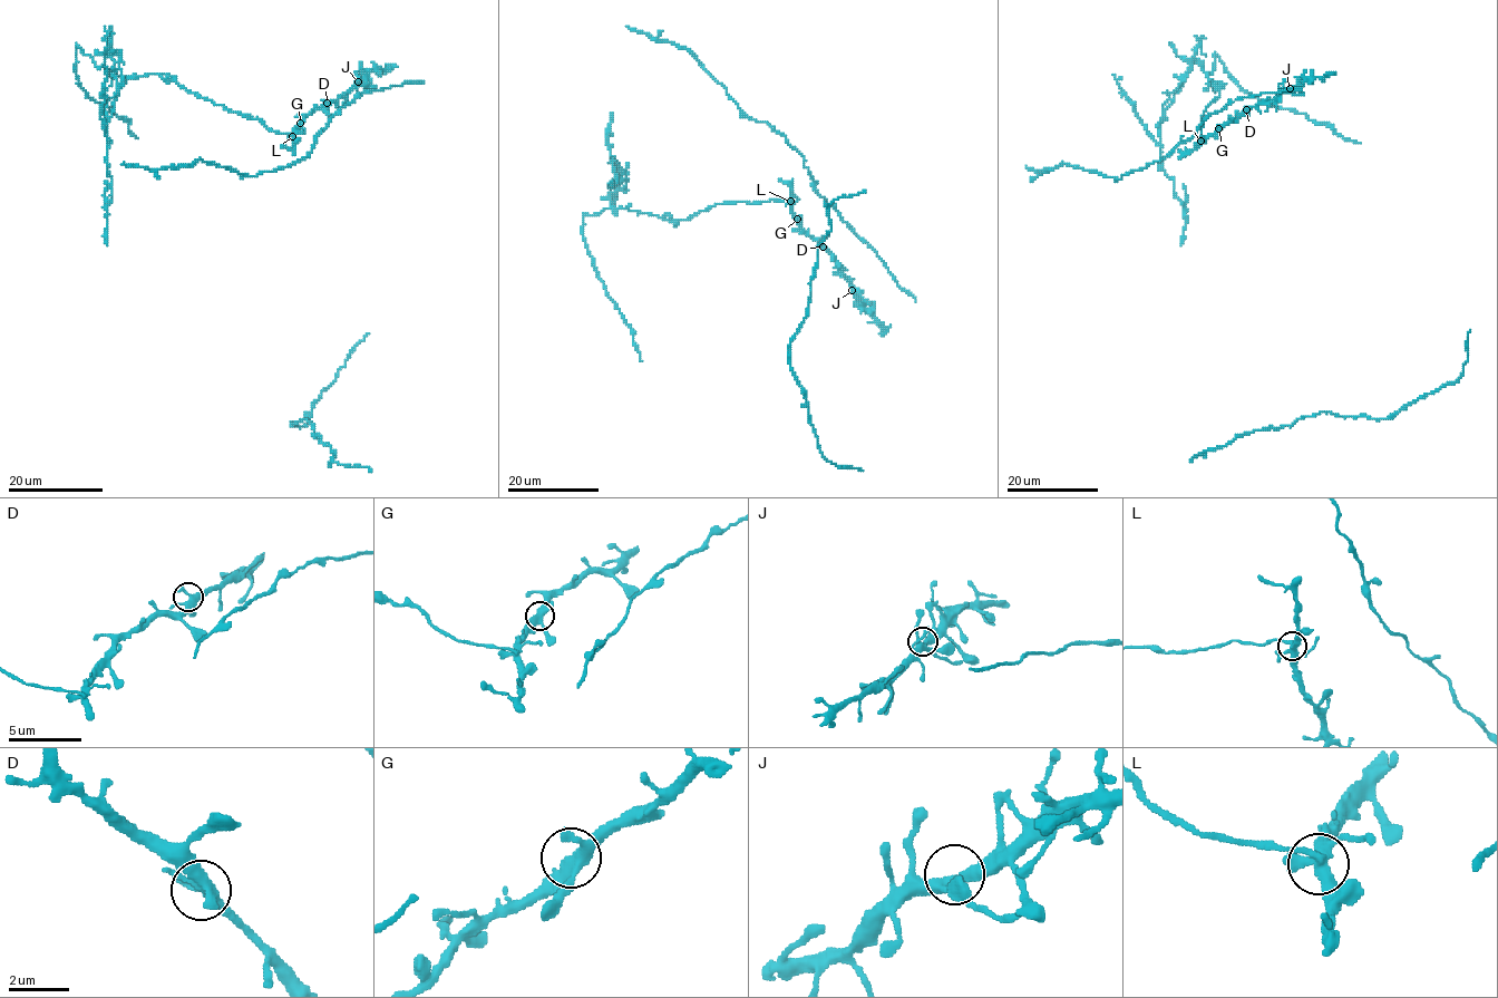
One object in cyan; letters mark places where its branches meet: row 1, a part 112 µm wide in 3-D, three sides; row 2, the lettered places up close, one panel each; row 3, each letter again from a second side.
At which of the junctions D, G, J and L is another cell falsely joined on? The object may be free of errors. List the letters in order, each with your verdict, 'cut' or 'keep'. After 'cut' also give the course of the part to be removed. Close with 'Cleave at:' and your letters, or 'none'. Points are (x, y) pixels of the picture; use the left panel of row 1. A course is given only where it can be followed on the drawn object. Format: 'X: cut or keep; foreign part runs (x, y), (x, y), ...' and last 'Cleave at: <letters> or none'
D: keep
G: keep
J: keep
L: cut; foreign part runs (292, 136), (197, 97), (166, 75), (116, 77), (104, 51), (118, 60), (118, 95), (105, 123), (106, 245)
Cleave at: L

